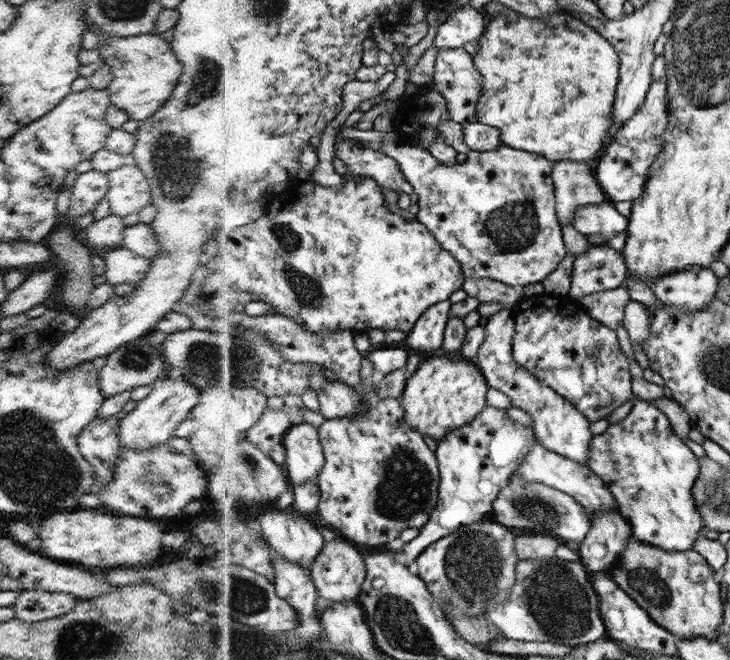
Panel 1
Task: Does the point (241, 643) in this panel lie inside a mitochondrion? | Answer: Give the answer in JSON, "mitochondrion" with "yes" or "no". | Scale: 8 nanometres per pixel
{"mitochondrion":"yes"}

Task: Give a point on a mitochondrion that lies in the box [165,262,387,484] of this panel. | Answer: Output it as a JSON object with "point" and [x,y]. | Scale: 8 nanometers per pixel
{"point":[204,360]}

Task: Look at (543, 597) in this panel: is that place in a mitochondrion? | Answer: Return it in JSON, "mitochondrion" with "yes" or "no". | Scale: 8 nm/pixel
{"mitochondrion":"yes"}

